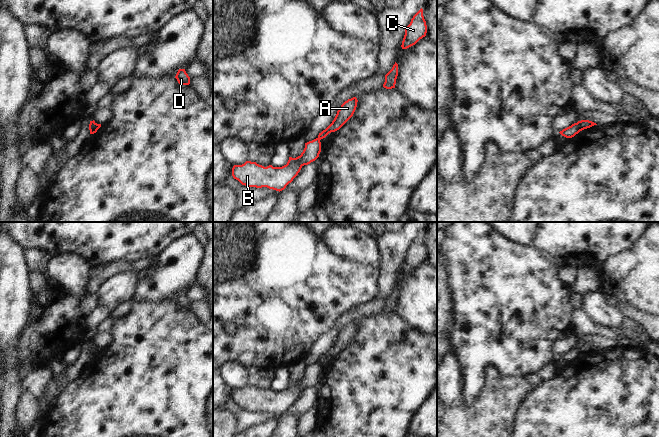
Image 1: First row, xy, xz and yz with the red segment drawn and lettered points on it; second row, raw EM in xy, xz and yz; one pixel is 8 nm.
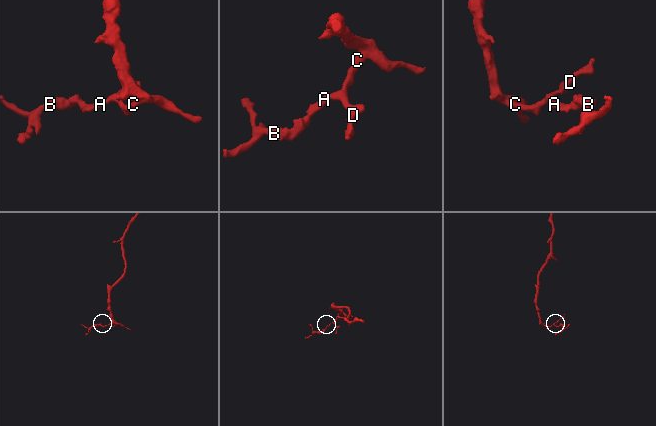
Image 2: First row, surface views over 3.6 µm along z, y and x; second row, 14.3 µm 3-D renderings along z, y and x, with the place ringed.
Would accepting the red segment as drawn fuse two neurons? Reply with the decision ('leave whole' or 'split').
split

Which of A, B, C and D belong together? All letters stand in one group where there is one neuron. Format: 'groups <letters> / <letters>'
groups A C D / B

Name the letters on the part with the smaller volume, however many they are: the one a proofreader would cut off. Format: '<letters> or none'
B

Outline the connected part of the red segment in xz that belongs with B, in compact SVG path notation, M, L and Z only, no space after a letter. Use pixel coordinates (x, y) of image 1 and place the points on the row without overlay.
M318 362L305 367L305 372L300 380L289 381L286 389L264 391L256 386L246 385L242 389L234 389L232 400L242 409L247 411L267 411L276 415L282 415L293 405L304 389L315 385L321 376L321 366Z

